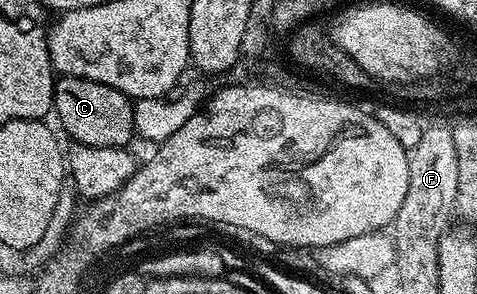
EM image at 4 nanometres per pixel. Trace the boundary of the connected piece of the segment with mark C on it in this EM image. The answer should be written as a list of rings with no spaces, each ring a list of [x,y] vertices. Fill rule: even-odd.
[[[61,76],[60,79],[54,83],[53,86],[53,112],[55,113],[55,117],[57,116],[57,120],[61,123],[60,131],[70,137],[68,138],[70,141],[86,144],[87,146],[107,146],[108,148],[124,148],[130,142],[129,139],[134,139],[135,133],[133,131],[133,106],[134,101],[130,99],[130,97],[124,96],[119,90],[115,90],[111,86],[103,86],[103,82],[91,82],[87,78],[75,78],[74,76]]]

